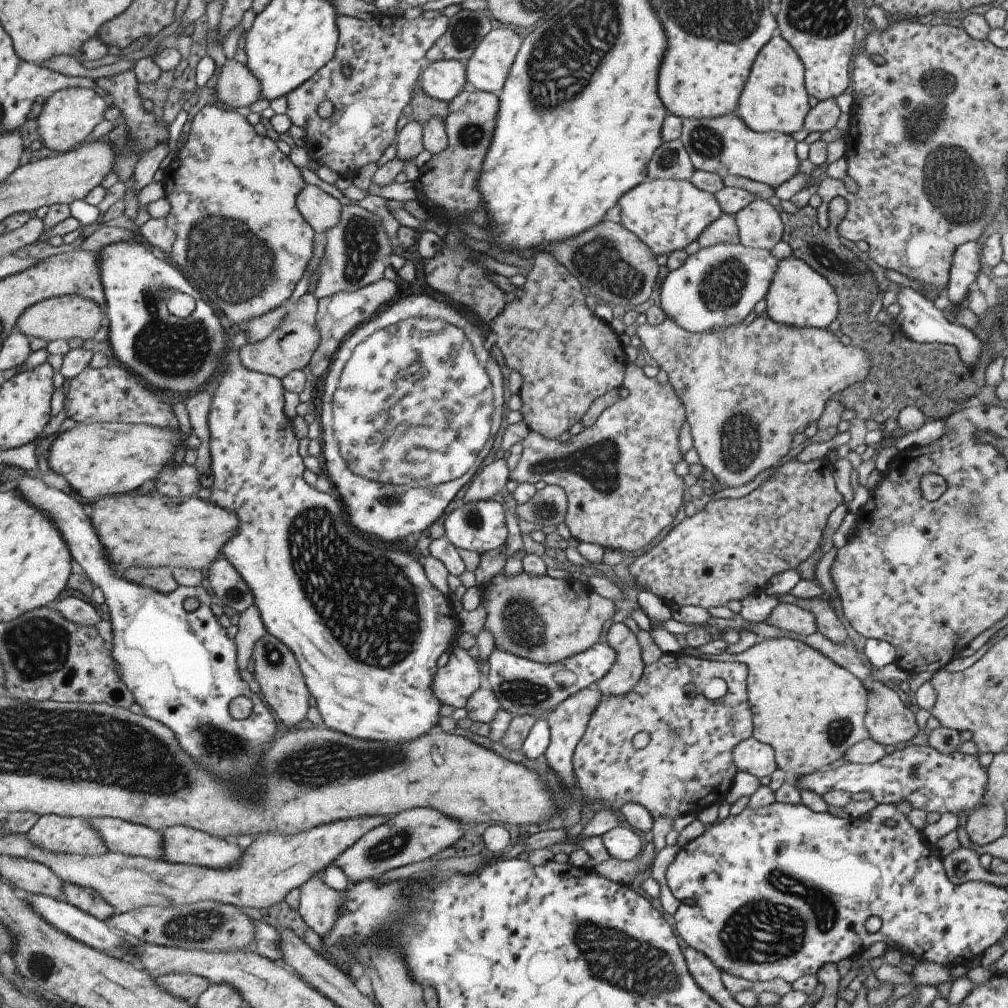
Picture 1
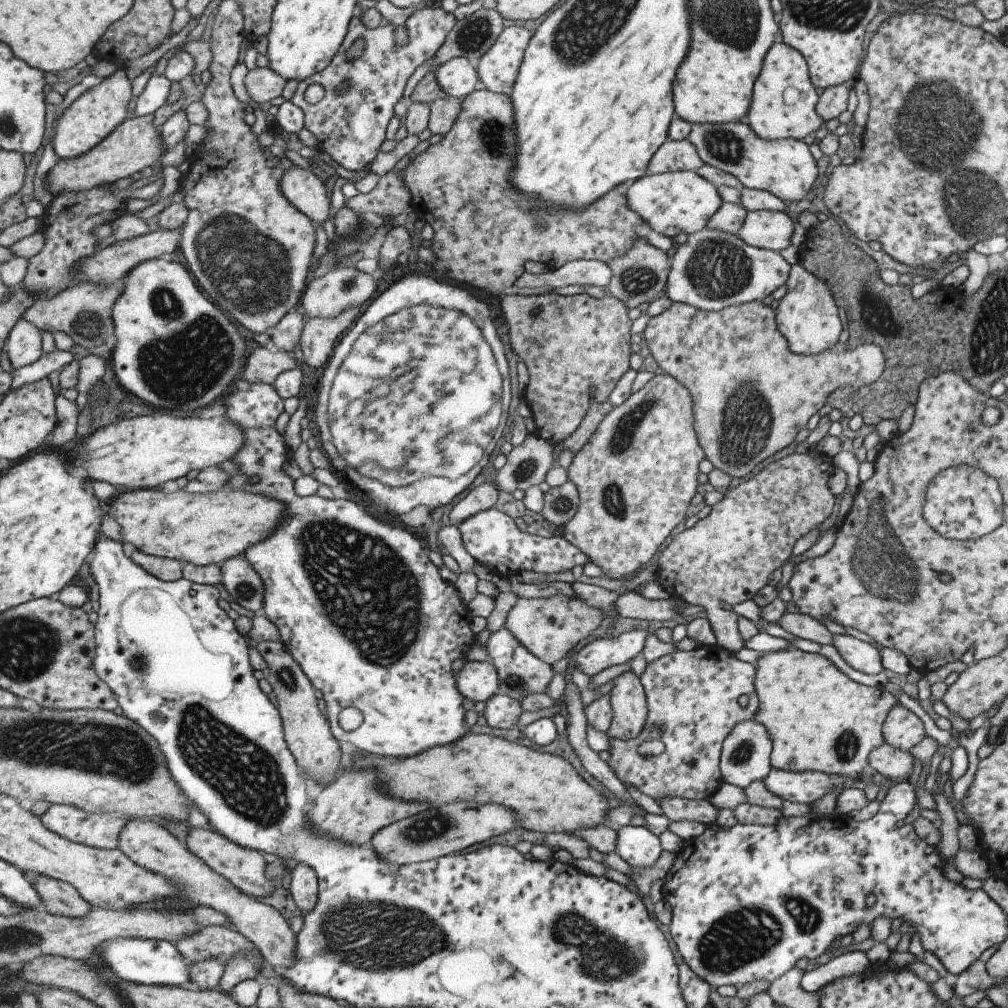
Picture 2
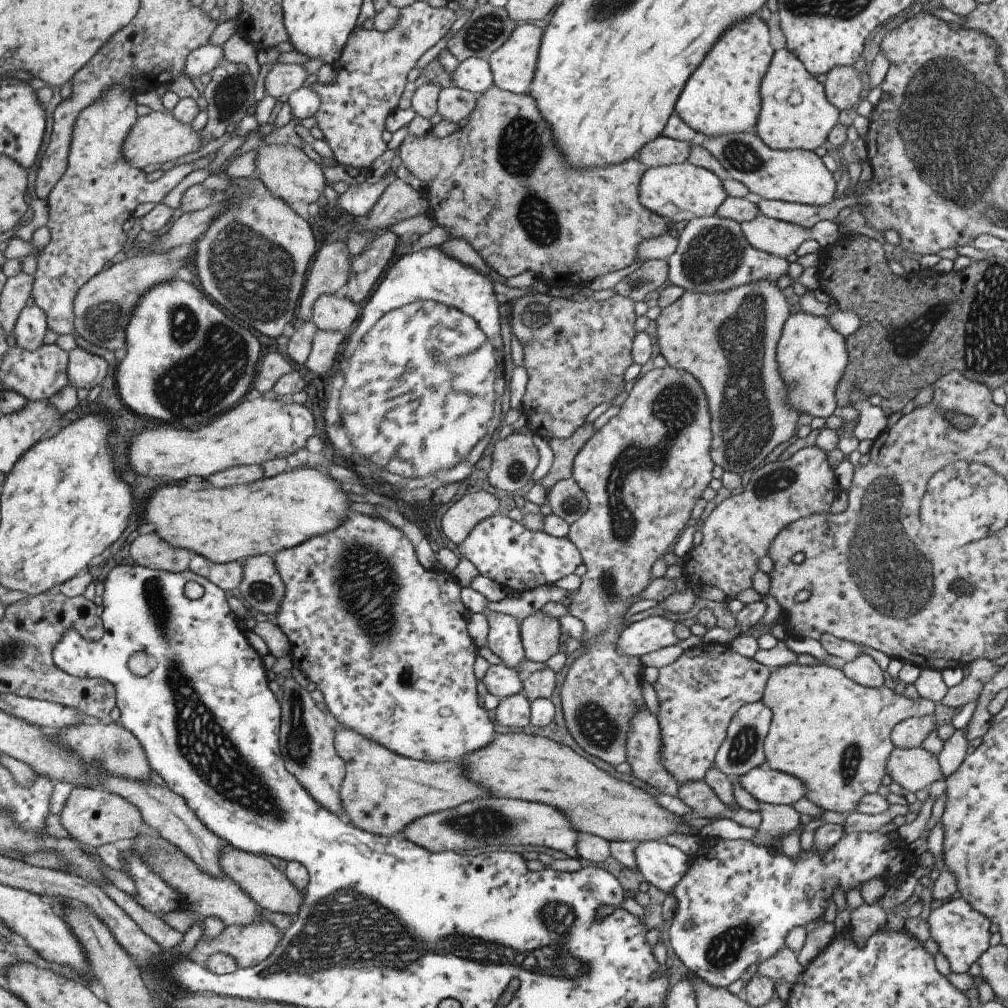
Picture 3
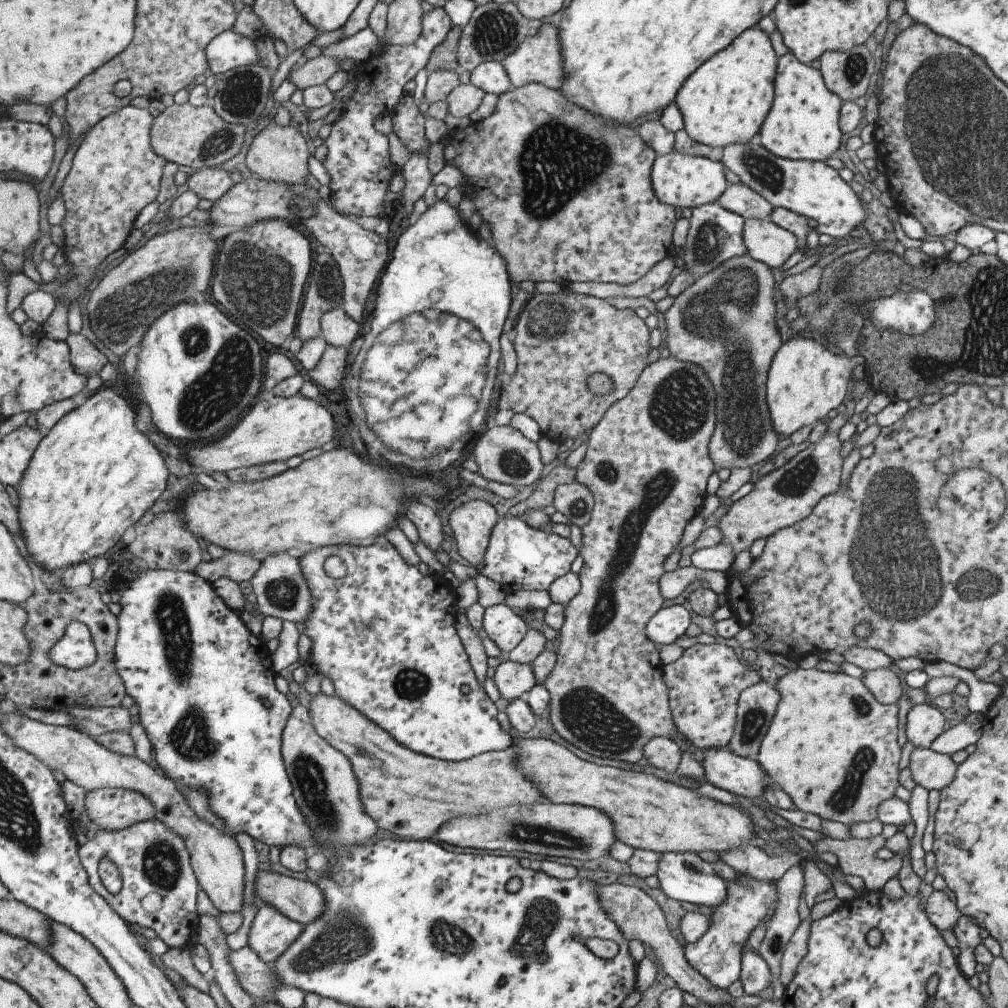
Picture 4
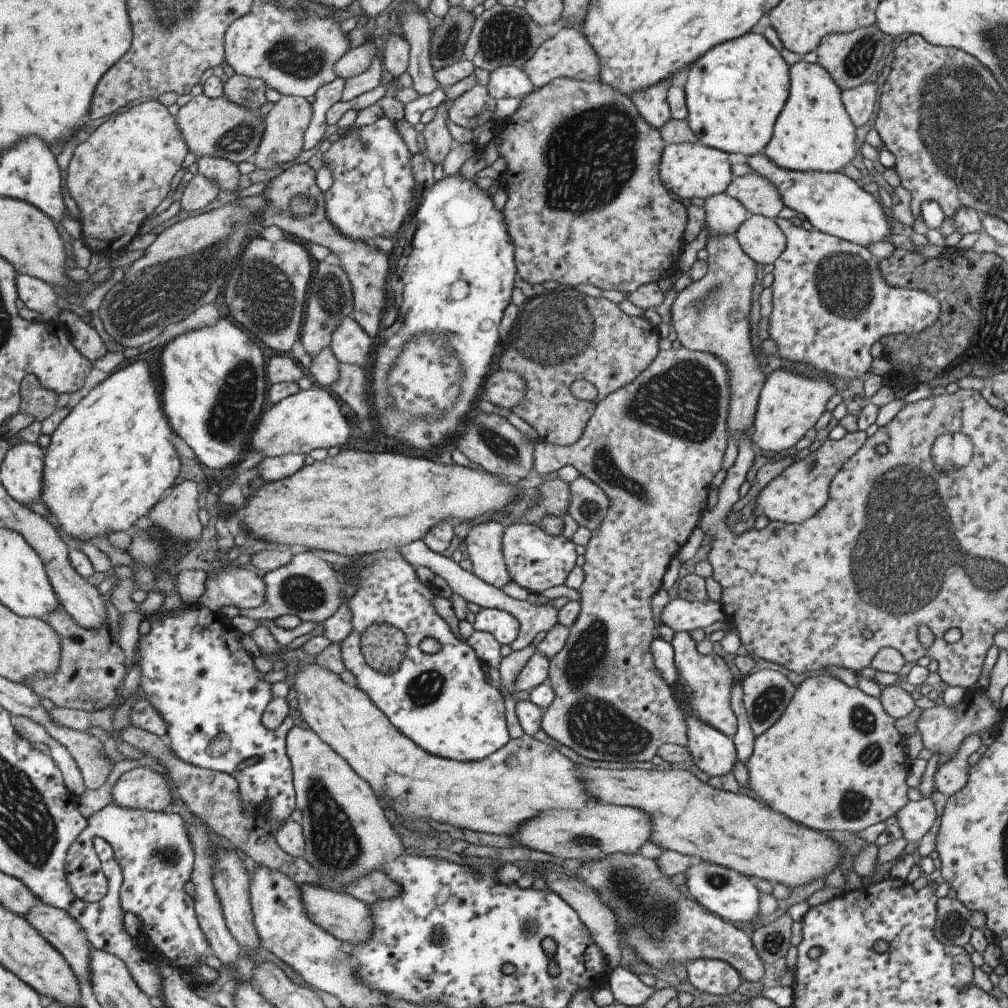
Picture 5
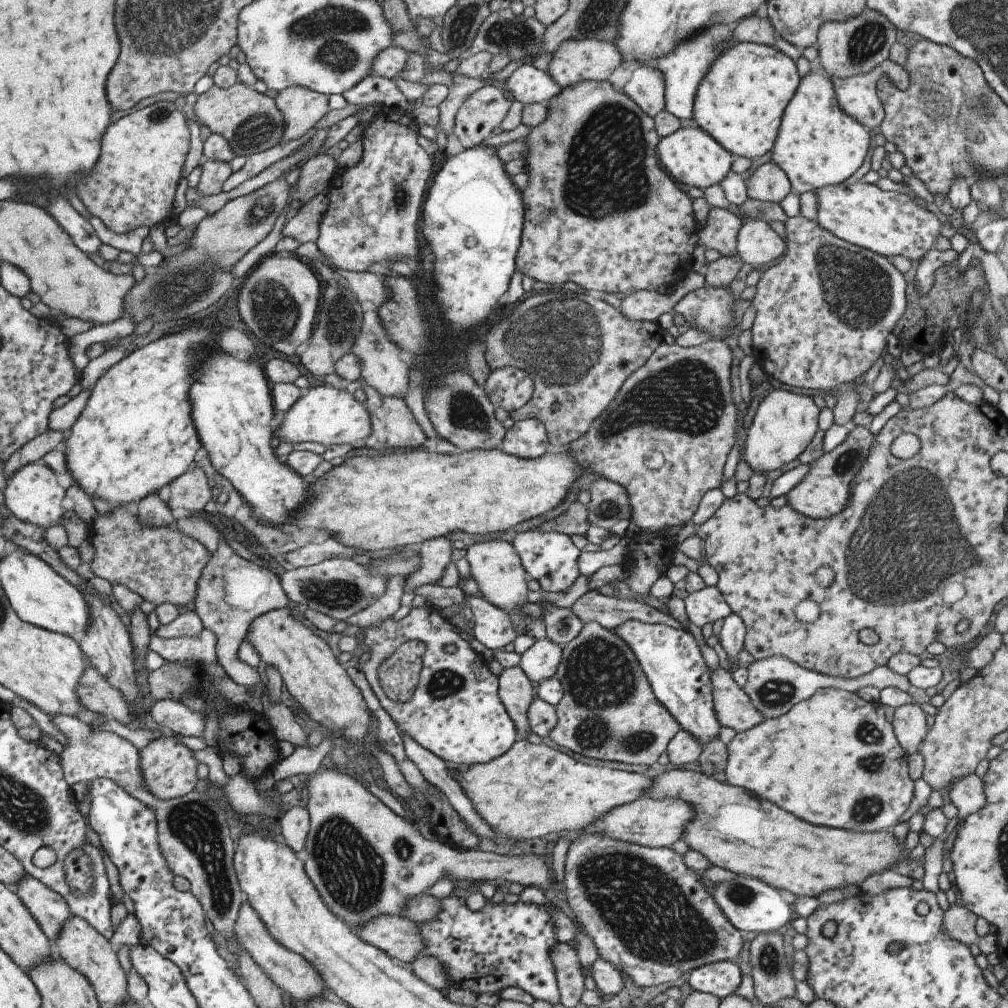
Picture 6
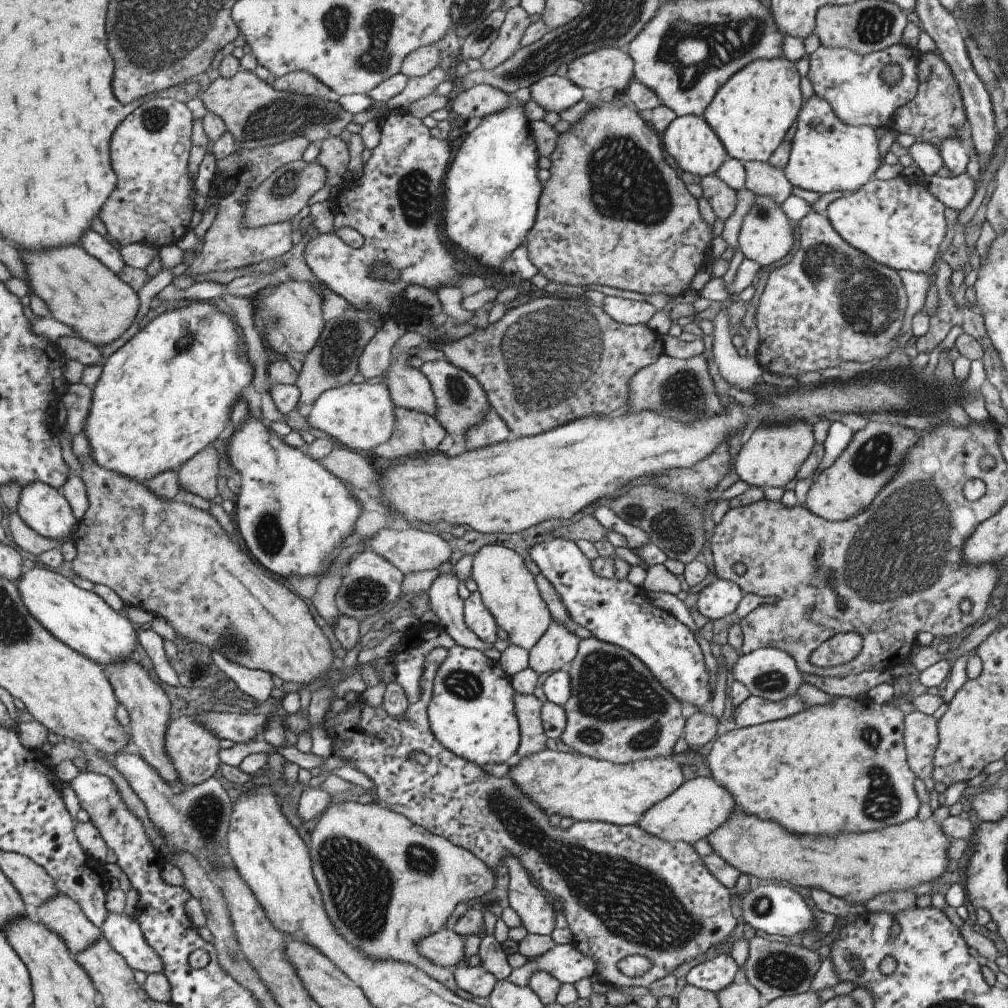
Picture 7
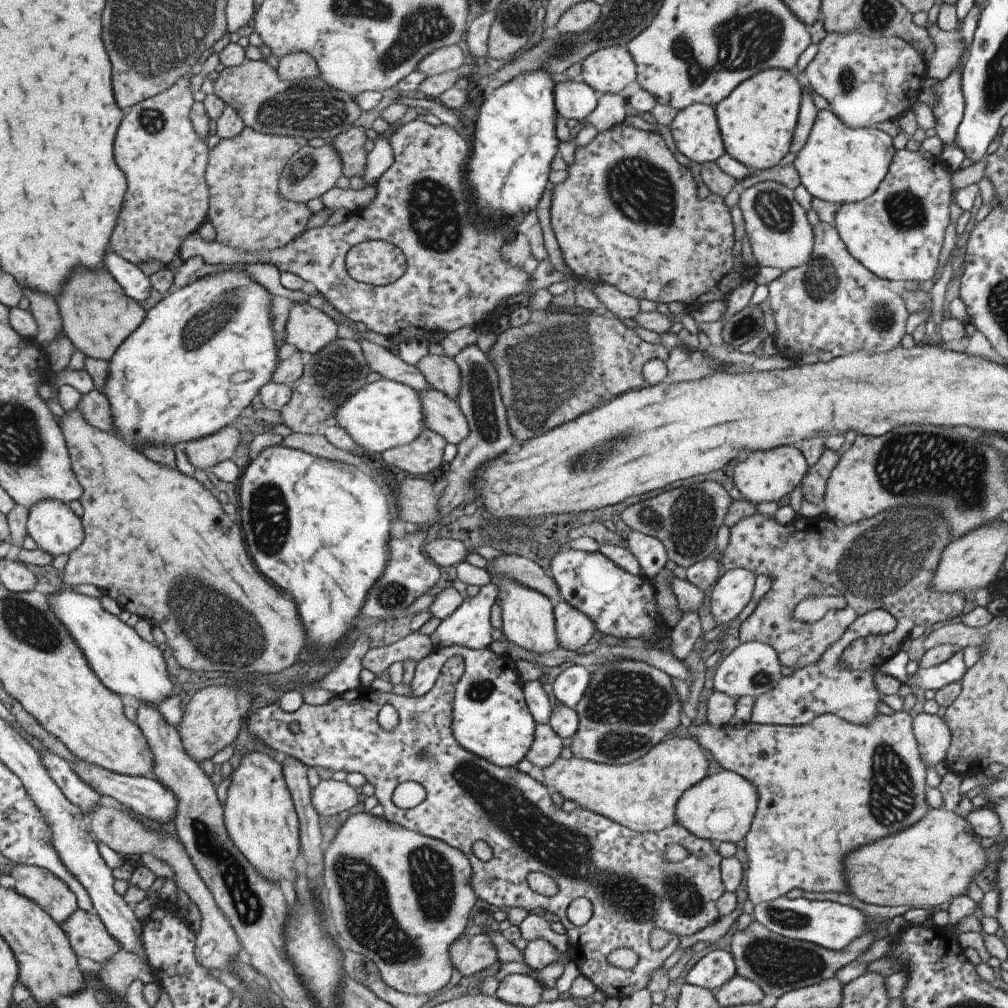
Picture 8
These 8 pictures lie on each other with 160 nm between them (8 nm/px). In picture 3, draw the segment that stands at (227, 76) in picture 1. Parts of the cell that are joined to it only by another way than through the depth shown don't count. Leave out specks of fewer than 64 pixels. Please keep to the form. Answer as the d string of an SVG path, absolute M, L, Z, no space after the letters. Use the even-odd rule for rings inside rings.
M275 63L263 78L265 94L274 99L288 96L303 84L305 77L302 65Z

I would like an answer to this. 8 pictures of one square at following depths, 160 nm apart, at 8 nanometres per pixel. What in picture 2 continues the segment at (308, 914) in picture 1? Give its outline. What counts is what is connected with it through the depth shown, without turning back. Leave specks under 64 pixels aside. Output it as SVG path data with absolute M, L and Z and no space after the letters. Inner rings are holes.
M297 863L290 872L289 892L295 906L301 911L301 916L311 912L316 904L318 880L316 872L309 865Z

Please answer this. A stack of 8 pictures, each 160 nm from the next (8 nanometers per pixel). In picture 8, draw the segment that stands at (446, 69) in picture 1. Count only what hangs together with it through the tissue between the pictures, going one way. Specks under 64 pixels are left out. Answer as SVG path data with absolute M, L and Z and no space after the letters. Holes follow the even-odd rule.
M579 79L556 82L552 95L556 112L565 119L583 121L596 105L594 90Z

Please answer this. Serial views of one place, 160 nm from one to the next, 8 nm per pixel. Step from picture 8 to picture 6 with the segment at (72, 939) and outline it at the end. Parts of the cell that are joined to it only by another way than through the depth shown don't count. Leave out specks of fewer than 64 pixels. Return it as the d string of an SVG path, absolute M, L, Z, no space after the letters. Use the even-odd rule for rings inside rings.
M27 873L14 884L14 888L7 886L32 913L47 940L55 940L64 920L71 916L64 898Z

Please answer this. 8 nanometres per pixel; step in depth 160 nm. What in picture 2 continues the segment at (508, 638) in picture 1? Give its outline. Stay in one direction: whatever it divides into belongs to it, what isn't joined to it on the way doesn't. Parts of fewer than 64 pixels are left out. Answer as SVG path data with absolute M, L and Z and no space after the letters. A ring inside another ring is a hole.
M633 591L619 595L612 603L612 611L617 616L645 620L669 620L675 618L669 600L648 600ZM576 596L517 597L513 606L507 611L504 627L535 658L551 665L567 655L577 642L587 638L601 624L603 617L601 609L588 606Z

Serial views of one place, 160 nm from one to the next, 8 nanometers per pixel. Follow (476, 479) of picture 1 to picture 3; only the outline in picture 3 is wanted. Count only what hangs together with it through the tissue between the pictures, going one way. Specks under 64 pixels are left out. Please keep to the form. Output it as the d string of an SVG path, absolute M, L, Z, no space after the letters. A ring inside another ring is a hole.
M485 490L465 494L441 516L441 534L449 540L451 547L456 546L480 520L490 517L497 510L498 500L495 495Z

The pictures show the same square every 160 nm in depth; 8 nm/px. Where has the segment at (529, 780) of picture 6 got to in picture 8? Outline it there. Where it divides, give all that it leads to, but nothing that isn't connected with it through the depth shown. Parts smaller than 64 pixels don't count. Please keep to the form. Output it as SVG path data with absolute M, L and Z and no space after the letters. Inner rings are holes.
M663 738L643 756L624 765L596 763L579 757L556 758L549 766L541 769L543 780L549 793L557 792L564 800L575 802L577 807L604 816L625 828L637 832L657 832L674 822L674 808L681 793L692 784L698 783L707 774L708 761L701 754L701 746L694 738Z

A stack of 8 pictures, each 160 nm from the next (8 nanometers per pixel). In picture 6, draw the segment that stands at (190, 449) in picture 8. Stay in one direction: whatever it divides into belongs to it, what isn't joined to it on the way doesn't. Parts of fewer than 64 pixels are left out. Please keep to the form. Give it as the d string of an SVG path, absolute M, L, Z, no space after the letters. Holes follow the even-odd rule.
M191 467L172 480L164 489L164 503L170 510L203 511L203 506L211 498L205 473Z

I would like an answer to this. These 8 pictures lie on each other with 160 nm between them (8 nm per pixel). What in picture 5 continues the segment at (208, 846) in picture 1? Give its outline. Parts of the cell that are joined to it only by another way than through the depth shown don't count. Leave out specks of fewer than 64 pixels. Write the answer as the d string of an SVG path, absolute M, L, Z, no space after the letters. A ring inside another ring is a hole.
M317 885L301 886L301 900L303 900L301 904L305 904L305 912L309 920L344 944L363 944L365 940L369 940L373 932L373 920L371 920L371 912L366 903L347 894L319 888Z

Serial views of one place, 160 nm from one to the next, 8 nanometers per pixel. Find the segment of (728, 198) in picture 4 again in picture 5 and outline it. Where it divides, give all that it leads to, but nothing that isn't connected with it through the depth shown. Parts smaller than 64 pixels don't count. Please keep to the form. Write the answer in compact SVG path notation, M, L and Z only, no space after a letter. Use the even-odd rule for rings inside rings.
M752 171L744 176L733 177L724 192L739 200L748 215L760 215L774 220L784 206L777 188L769 182L769 178L765 180Z

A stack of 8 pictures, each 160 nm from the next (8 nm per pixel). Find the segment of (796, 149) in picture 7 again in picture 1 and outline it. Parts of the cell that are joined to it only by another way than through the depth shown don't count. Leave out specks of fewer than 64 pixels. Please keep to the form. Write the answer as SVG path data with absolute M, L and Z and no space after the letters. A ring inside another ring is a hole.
M781 35L772 36L755 55L733 112L752 131L790 135L802 129L803 119L811 108L807 96L802 62Z

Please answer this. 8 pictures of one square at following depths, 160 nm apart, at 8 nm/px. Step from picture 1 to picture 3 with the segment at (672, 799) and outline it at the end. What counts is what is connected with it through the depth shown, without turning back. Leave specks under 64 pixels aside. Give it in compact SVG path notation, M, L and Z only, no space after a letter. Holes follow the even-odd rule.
M705 643L685 649L677 660L658 669L658 676L651 685L658 704L656 719L661 741L660 765L673 777L677 786L703 781L704 774L714 766L714 754L725 738L732 716L741 705L760 700L769 675L768 667L737 654L727 644L719 643Z

